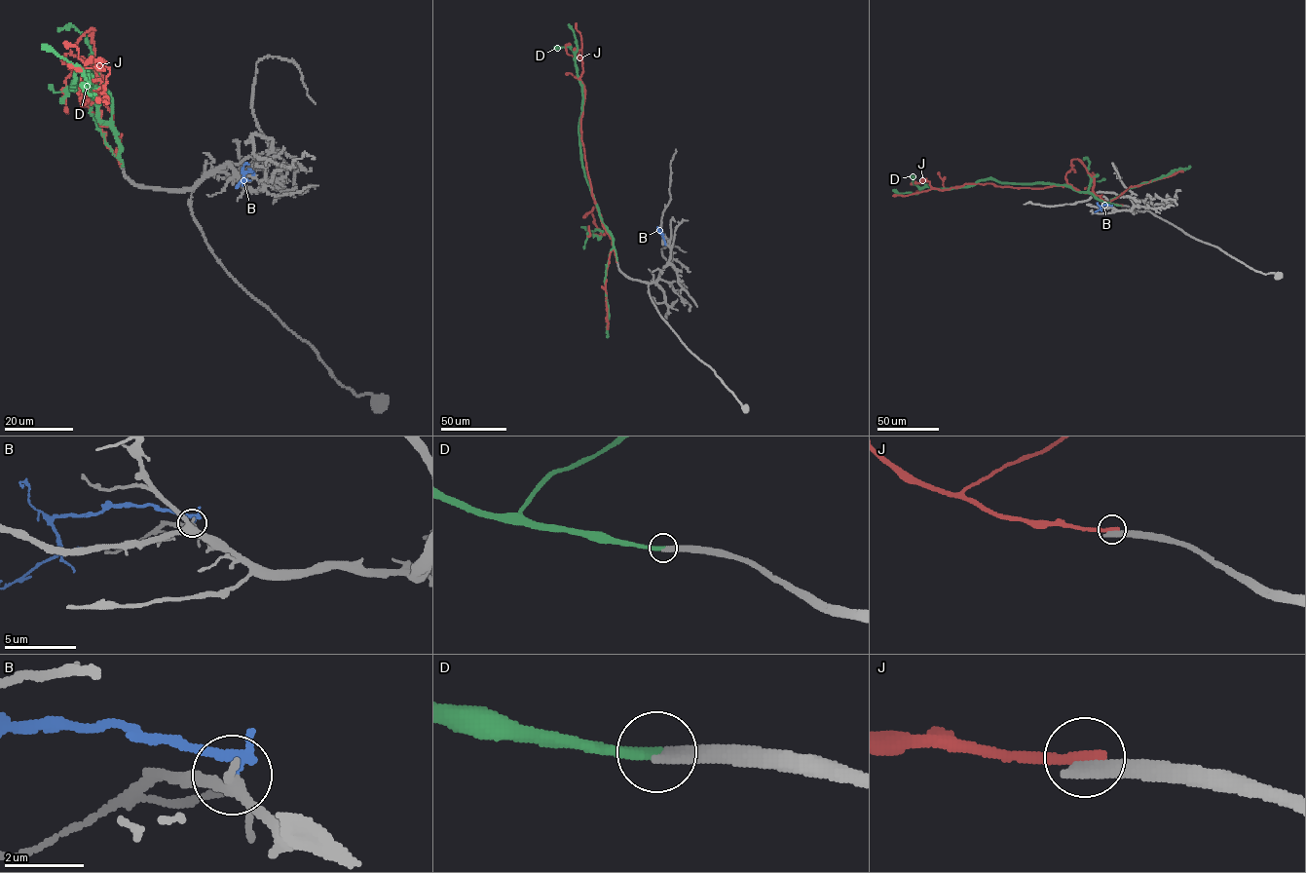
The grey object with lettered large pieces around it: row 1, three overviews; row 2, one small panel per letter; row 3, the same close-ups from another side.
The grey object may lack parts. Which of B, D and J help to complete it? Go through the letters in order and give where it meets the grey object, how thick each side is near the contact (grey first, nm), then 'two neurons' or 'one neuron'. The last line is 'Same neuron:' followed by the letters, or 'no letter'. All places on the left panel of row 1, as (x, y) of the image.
B: (253, 175) | 280/280 nm | two neurons
D: (121, 167) | 320/320 nm | one neuron
J: (121, 166) | 400/320 nm | two neurons
Same neuron: D

